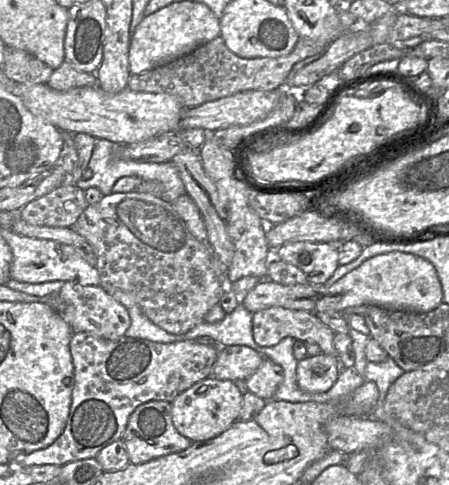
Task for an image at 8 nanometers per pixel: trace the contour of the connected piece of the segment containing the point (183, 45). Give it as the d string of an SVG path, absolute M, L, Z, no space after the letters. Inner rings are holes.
M179 1L145 16L135 28L129 42L129 70L140 74L184 56L220 35L220 21L205 4Z

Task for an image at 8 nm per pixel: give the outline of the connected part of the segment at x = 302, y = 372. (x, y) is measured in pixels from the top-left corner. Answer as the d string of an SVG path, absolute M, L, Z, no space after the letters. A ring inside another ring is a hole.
M319 354L299 360L296 369L297 384L306 392L320 393L330 389L342 370L337 355Z

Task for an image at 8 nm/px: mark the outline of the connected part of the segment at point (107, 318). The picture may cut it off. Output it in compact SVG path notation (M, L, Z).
M66 281L60 290L60 297L64 301L64 313L61 315L69 323L73 333L87 332L105 339L117 340L125 336L131 324L128 309L100 285L81 285L75 281Z

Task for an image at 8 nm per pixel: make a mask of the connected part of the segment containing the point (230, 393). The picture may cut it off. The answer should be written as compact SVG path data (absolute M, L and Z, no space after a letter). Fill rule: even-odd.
M209 376L180 393L171 402L172 421L176 430L193 443L212 439L239 420L243 404L243 383Z

